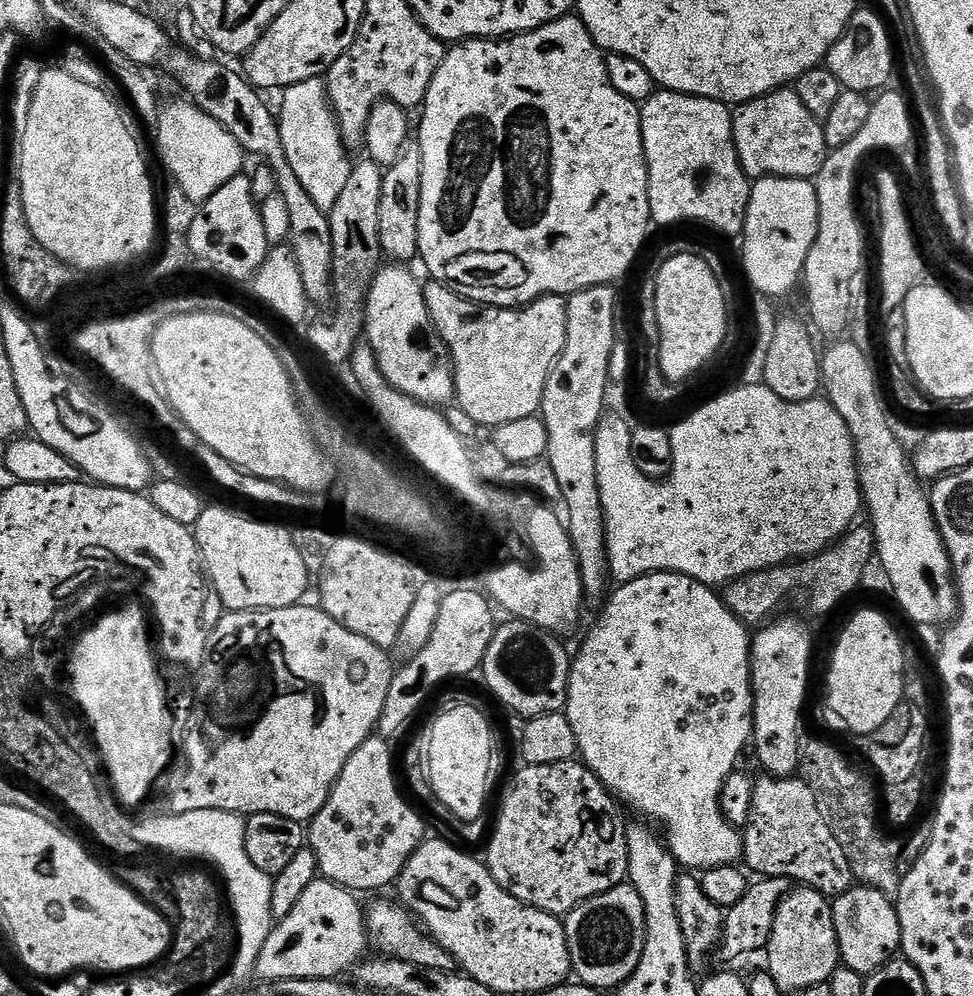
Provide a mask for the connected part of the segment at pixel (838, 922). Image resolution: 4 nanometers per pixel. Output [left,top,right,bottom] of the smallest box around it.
[831,886,901,978]

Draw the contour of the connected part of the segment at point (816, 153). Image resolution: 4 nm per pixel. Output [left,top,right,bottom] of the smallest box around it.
[732,87,829,180]

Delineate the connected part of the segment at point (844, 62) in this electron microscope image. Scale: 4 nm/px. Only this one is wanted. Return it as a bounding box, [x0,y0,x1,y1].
[826,6,892,94]

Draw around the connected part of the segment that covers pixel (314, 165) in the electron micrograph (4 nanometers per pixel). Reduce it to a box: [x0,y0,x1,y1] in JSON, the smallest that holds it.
[277,78,353,212]

